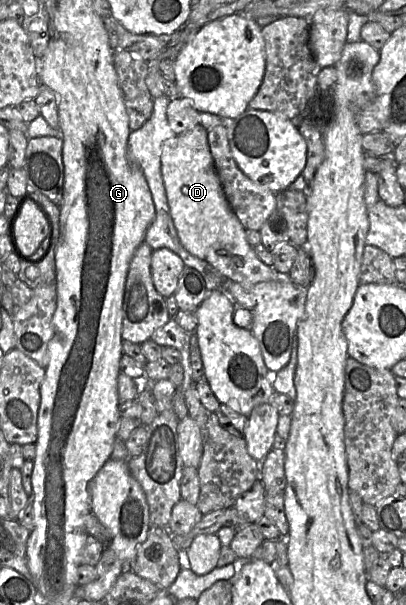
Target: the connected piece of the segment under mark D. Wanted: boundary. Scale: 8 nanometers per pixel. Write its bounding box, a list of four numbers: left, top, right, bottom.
[161,124,288,285]

